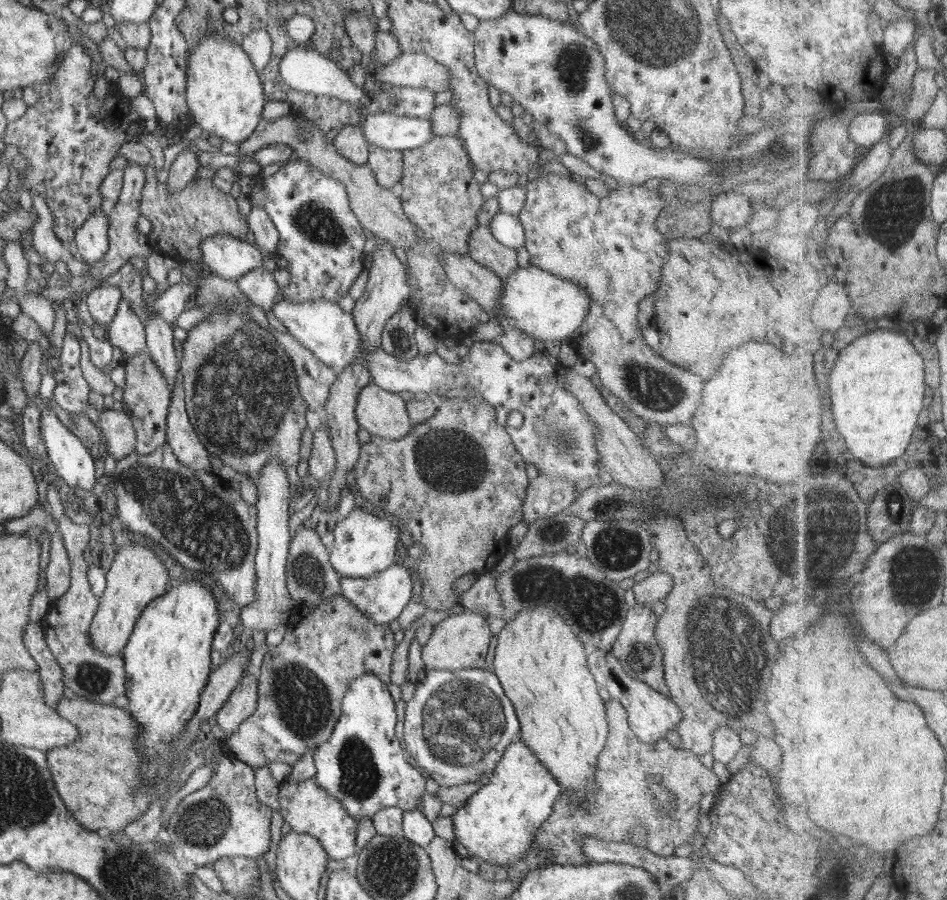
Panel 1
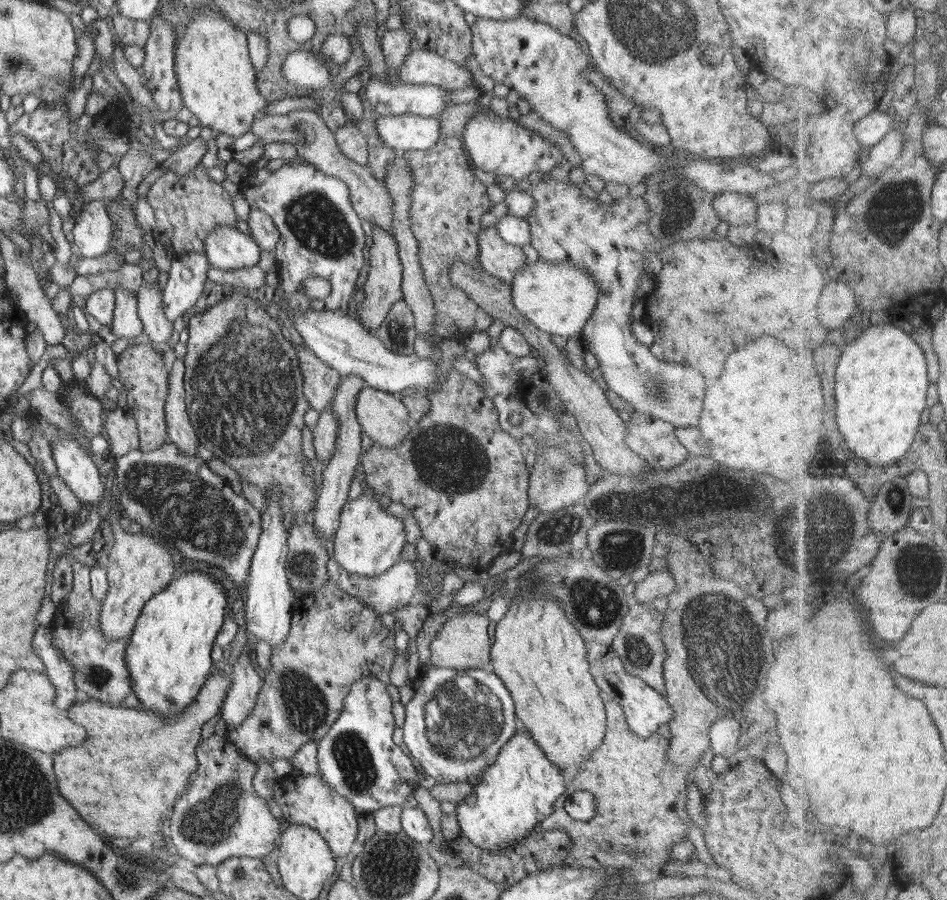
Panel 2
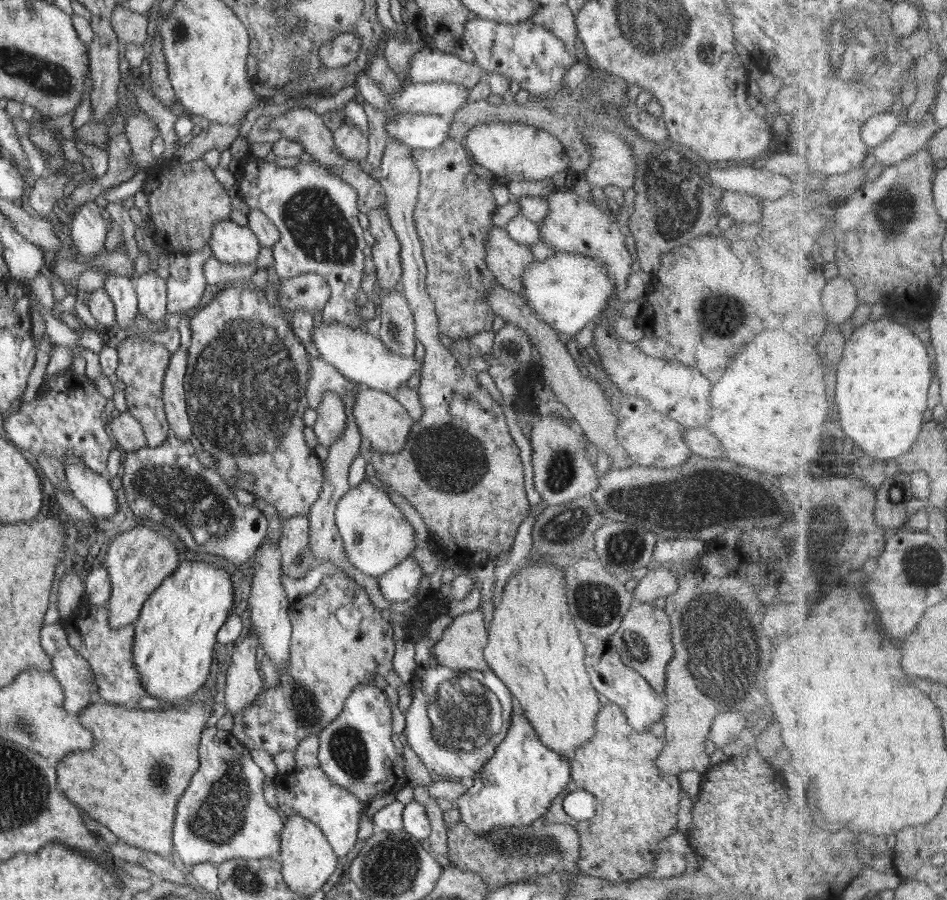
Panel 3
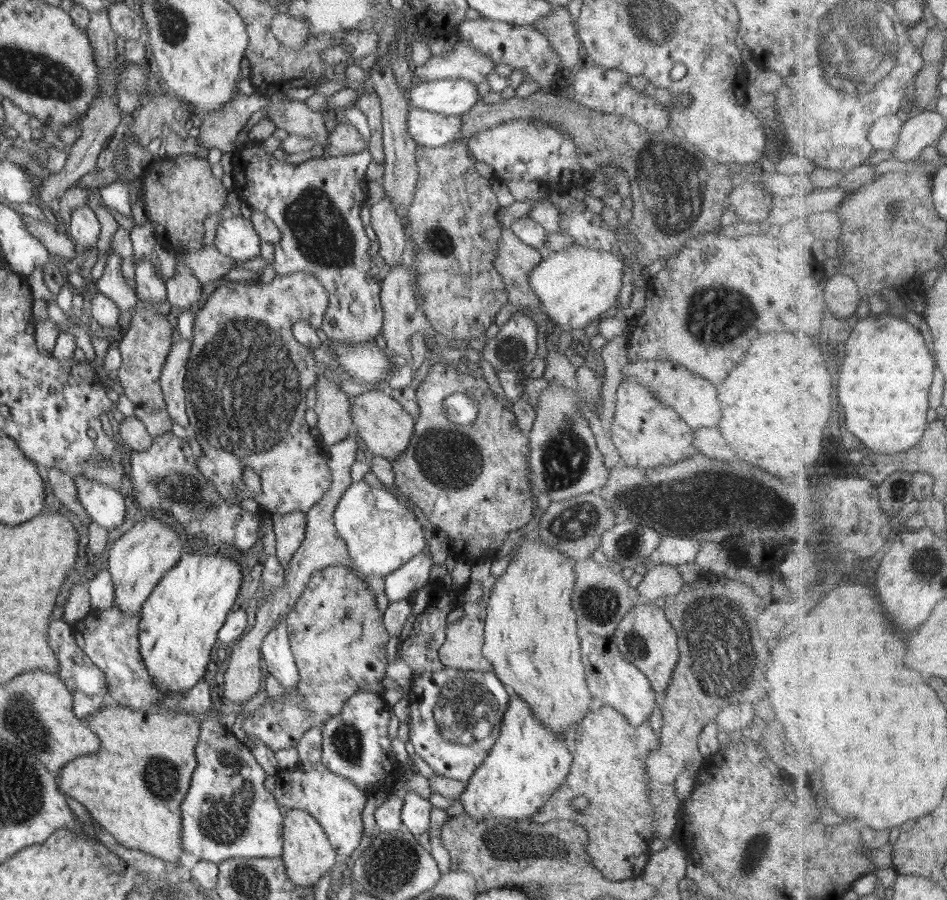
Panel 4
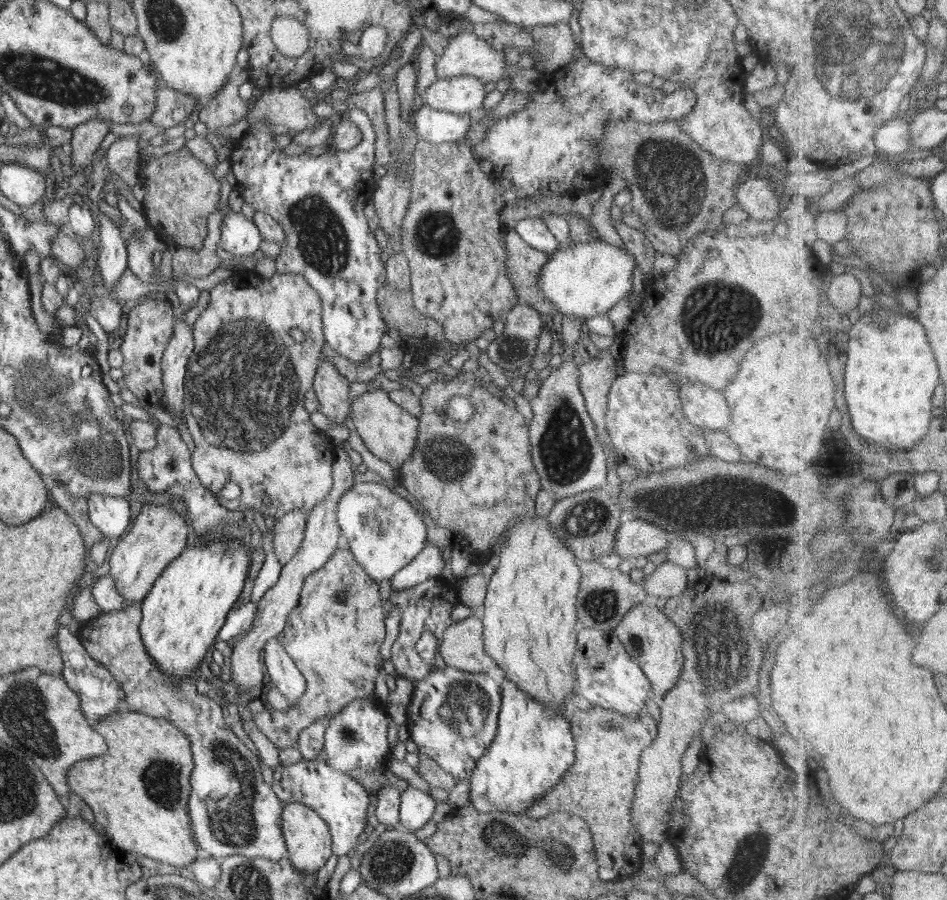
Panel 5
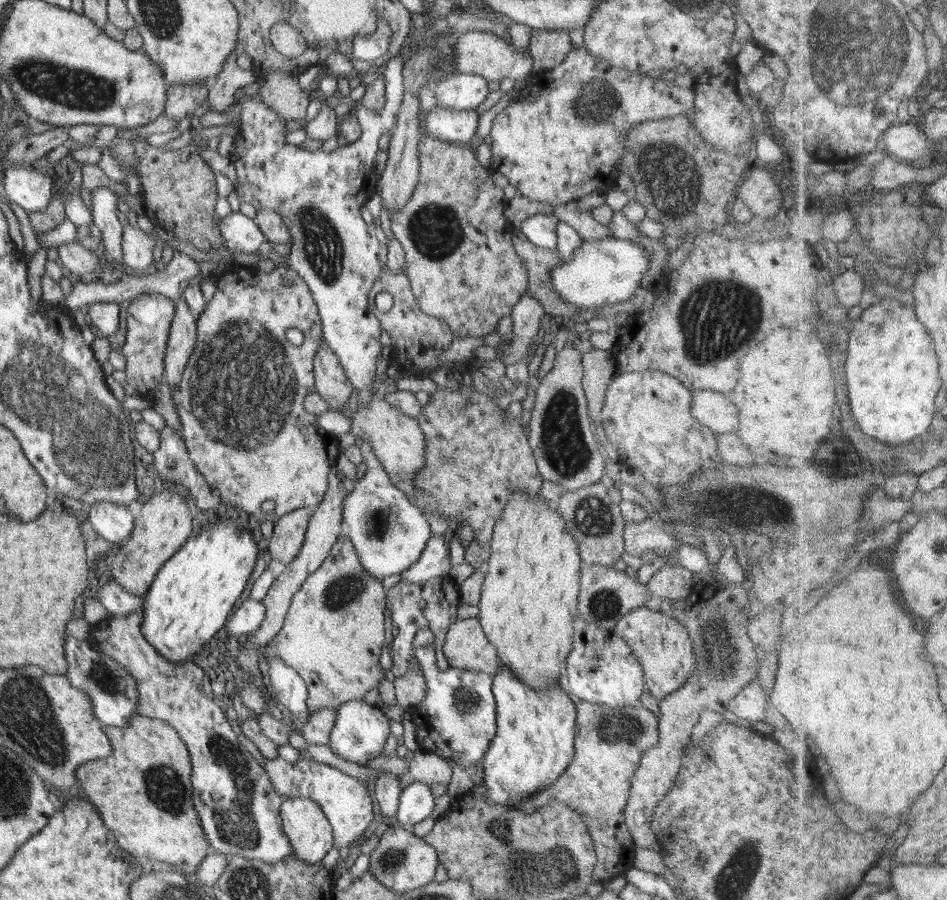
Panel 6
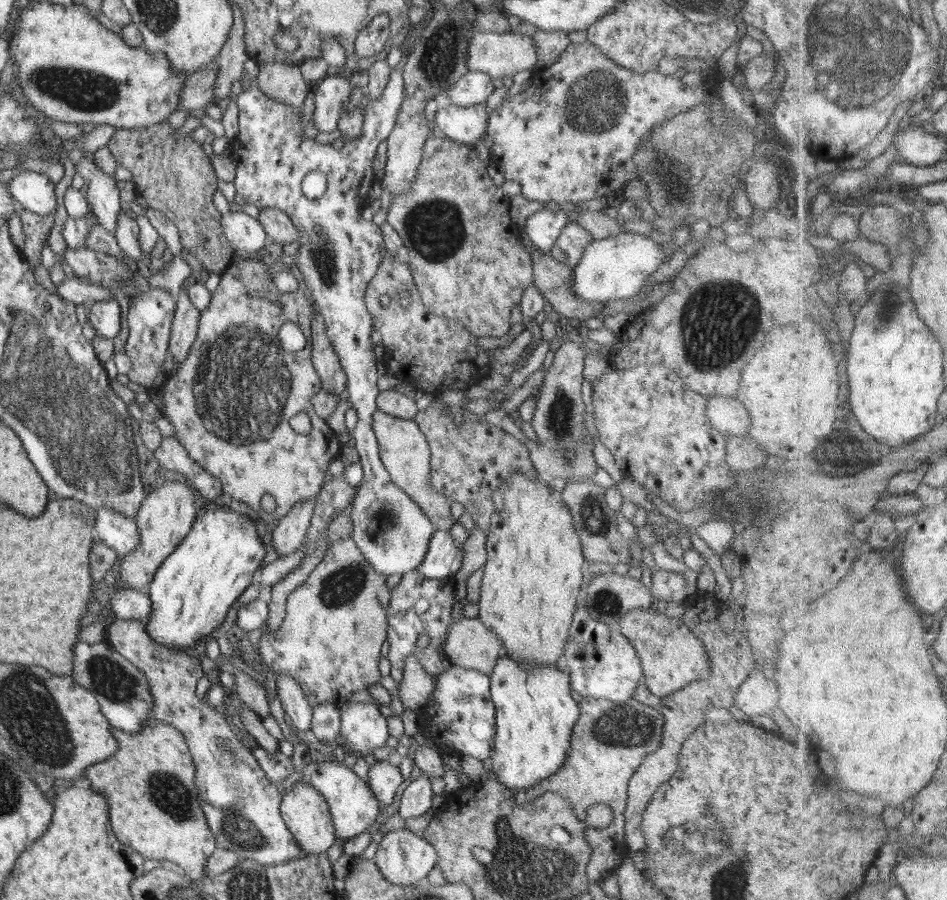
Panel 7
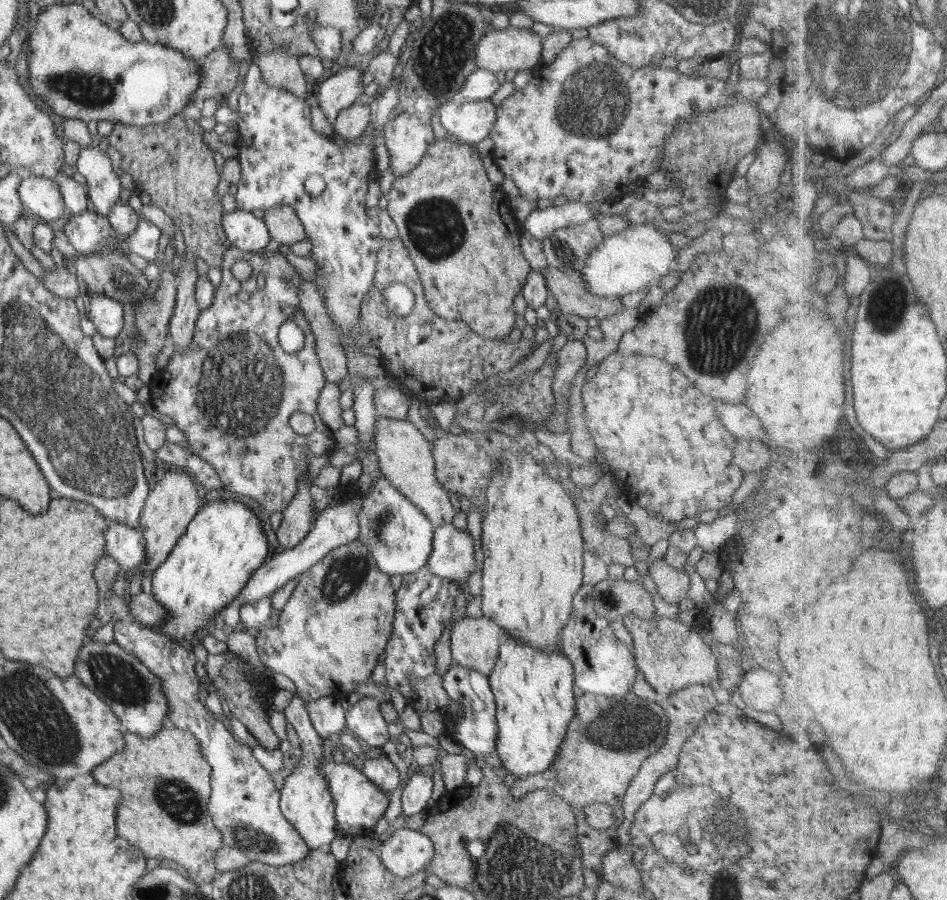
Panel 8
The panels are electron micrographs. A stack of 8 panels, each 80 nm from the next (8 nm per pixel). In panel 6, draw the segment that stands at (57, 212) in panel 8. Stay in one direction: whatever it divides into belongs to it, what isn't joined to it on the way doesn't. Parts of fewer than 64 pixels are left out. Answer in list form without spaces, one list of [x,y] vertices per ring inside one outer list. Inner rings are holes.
[[[29,163],[22,167],[13,165],[4,170],[4,190],[7,199],[21,206],[25,211],[44,210],[54,195],[50,174],[41,174]]]

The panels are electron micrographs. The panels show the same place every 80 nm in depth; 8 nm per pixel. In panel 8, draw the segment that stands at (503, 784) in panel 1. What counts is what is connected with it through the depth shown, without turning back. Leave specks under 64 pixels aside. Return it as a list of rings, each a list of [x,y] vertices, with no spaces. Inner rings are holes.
[[[503,635],[495,667],[487,676],[496,701],[496,750],[514,778],[549,769],[575,715],[574,669],[560,649],[543,651]]]

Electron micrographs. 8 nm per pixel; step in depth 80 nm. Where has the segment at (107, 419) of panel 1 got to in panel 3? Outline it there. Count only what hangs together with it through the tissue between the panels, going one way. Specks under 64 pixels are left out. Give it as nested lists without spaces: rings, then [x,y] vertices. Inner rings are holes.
[[[116,413],[109,425],[120,450],[128,453],[147,446],[142,425],[128,413]]]

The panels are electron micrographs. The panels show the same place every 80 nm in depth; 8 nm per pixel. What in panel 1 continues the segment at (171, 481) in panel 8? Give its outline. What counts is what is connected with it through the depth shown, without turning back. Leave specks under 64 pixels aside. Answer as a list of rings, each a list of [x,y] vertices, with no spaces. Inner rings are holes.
[[[131,543],[121,547],[115,554],[112,568],[105,574],[107,585],[99,597],[98,610],[88,631],[90,646],[112,656],[122,653],[126,647],[142,609],[170,588],[168,568],[152,548]]]

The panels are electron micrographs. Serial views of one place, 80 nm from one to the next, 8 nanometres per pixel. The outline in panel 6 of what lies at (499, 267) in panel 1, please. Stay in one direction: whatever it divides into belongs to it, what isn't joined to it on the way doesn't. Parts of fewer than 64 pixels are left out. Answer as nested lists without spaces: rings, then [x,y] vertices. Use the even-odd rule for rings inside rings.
[[[514,230],[512,242],[527,266],[529,283],[526,293],[537,298],[545,313],[553,314],[560,321],[576,316],[580,312],[578,308],[562,302],[553,289],[551,270],[564,261],[559,251],[537,247],[520,230]]]

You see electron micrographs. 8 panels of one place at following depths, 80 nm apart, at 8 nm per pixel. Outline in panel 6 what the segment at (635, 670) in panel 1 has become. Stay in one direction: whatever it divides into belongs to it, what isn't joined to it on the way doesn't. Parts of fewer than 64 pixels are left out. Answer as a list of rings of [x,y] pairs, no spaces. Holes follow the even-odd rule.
[[[644,605],[640,606],[625,614],[615,624],[612,633],[622,638],[637,656],[643,668],[645,686],[657,700],[678,690],[696,668],[697,660],[687,628],[668,613],[652,611]]]

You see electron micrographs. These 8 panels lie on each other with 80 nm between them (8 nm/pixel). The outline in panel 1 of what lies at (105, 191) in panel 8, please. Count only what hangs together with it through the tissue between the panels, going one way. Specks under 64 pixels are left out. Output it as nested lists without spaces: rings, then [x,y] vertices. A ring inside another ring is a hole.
[[[120,300],[120,306],[108,327],[108,342],[122,349],[124,352],[122,362],[138,356],[140,352],[146,352],[145,325],[135,314],[128,300]]]

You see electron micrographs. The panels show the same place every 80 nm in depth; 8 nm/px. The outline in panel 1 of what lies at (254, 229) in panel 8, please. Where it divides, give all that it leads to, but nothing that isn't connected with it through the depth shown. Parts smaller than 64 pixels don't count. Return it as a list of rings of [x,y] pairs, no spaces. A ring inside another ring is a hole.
[[[220,233],[205,238],[201,243],[201,259],[205,271],[236,281],[242,275],[263,264],[258,247],[231,234]]]

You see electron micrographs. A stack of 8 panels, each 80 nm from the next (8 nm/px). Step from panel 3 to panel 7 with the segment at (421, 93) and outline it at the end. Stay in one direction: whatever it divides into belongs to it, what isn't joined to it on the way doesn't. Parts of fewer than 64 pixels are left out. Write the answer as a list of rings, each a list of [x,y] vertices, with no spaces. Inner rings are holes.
[[[469,71],[464,76],[460,76],[460,80],[446,91],[445,96],[450,100],[451,105],[460,108],[485,103],[495,90],[492,80],[490,75],[484,72]]]

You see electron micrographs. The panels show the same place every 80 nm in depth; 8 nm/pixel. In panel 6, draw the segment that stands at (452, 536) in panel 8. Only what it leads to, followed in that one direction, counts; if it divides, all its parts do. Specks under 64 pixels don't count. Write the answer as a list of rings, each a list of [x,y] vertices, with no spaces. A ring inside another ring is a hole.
[[[432,535],[420,554],[420,559],[400,575],[402,580],[421,583],[449,575],[453,566],[450,564],[450,551],[444,539],[442,536]]]

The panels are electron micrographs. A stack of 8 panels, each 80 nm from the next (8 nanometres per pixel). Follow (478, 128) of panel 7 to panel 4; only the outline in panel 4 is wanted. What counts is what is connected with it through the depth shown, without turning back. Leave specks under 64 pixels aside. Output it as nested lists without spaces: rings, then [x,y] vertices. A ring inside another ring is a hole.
[[[410,108],[407,129],[418,145],[437,147],[460,139],[461,115],[446,115],[435,111]]]

